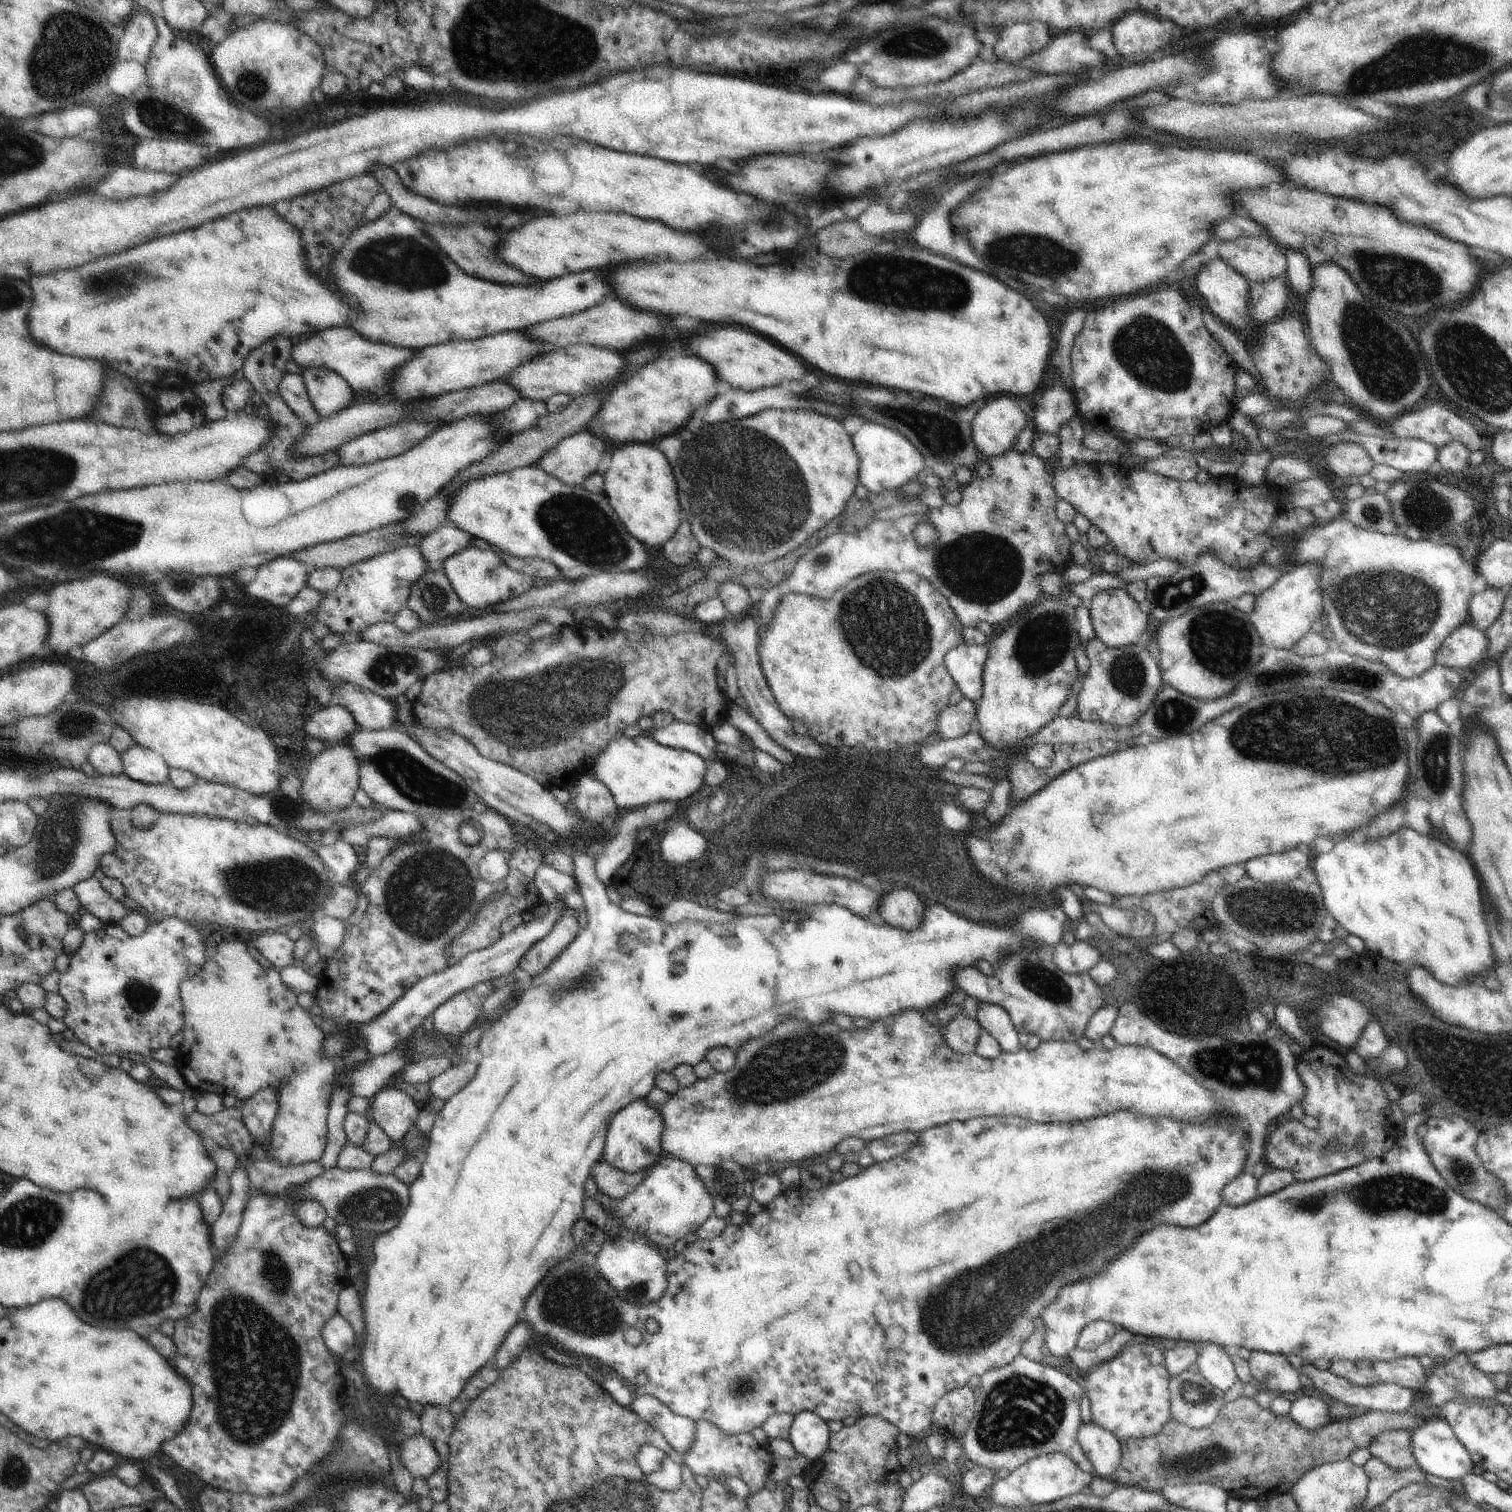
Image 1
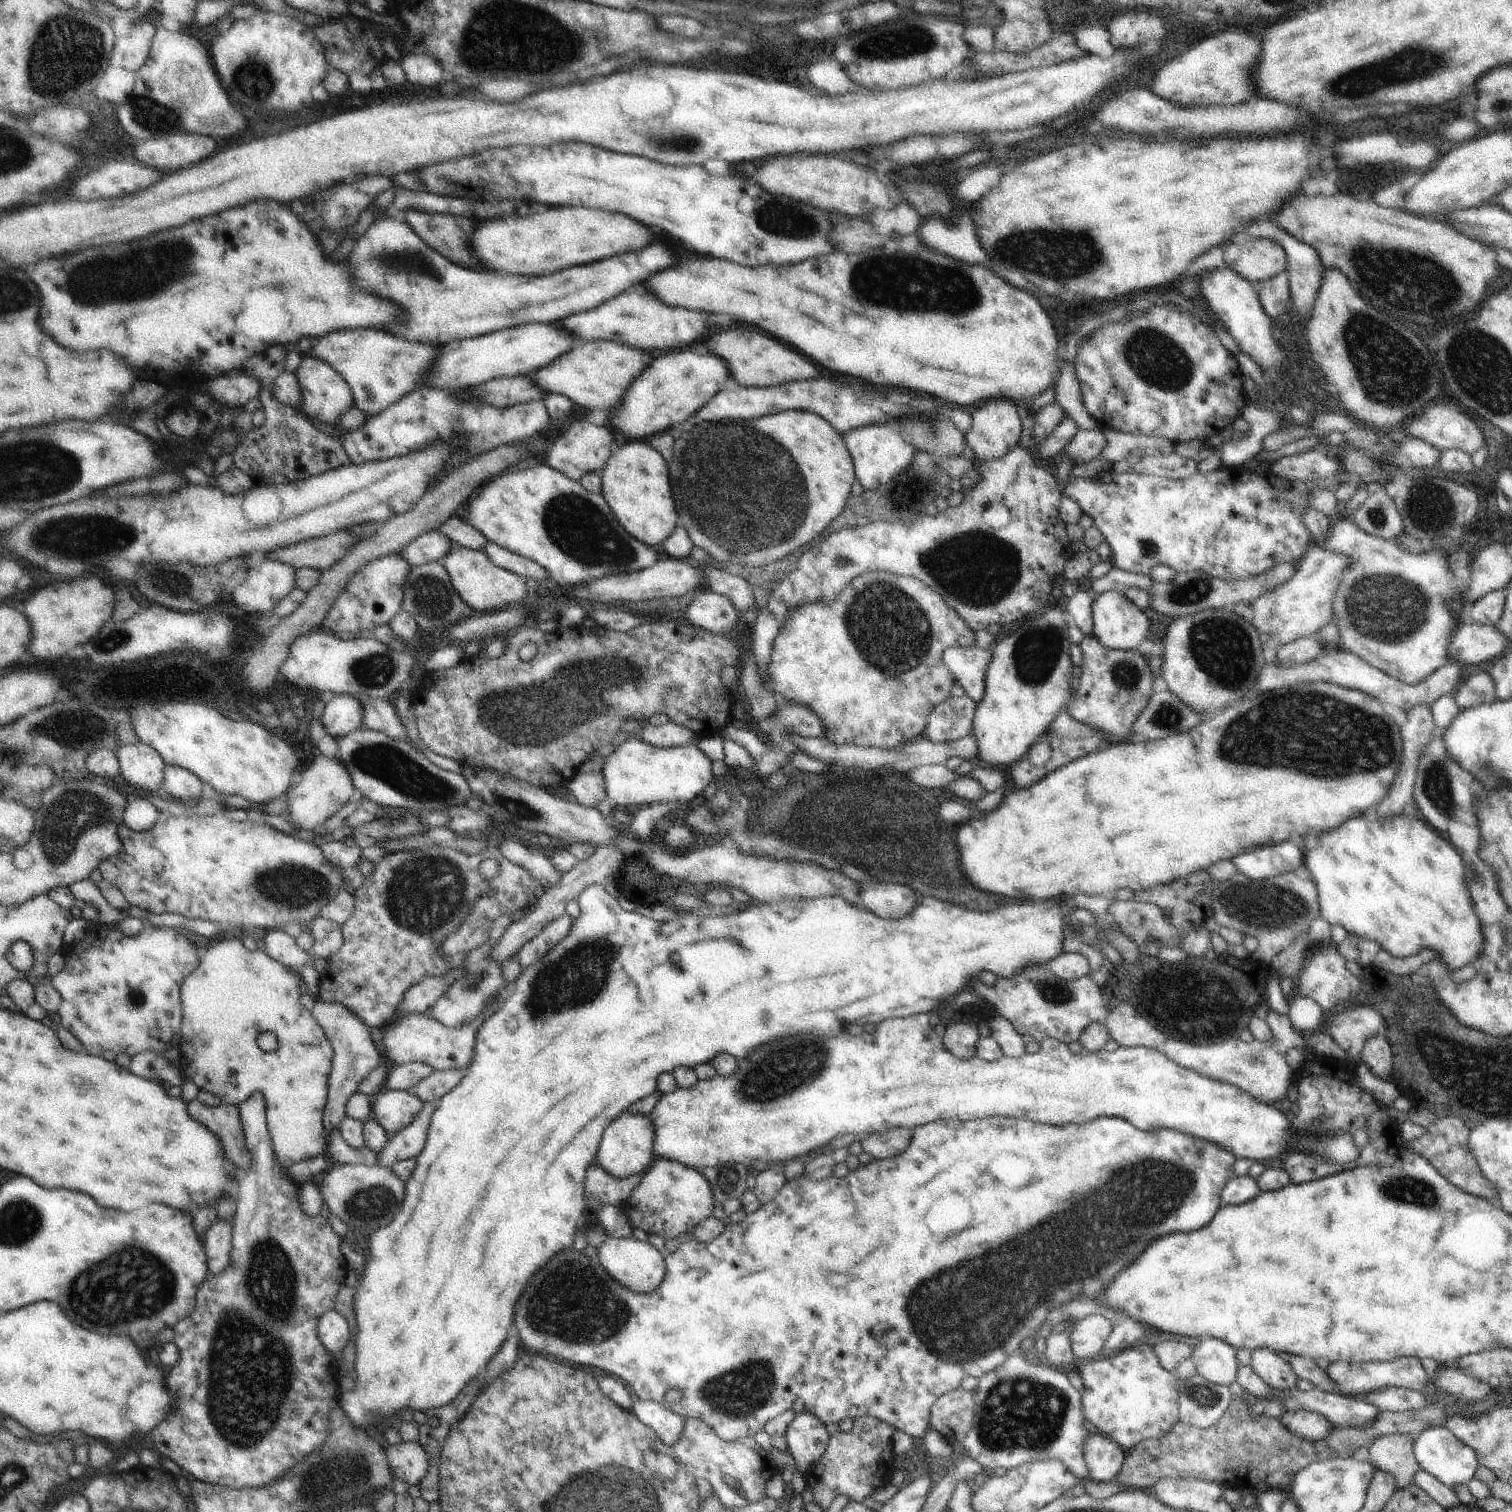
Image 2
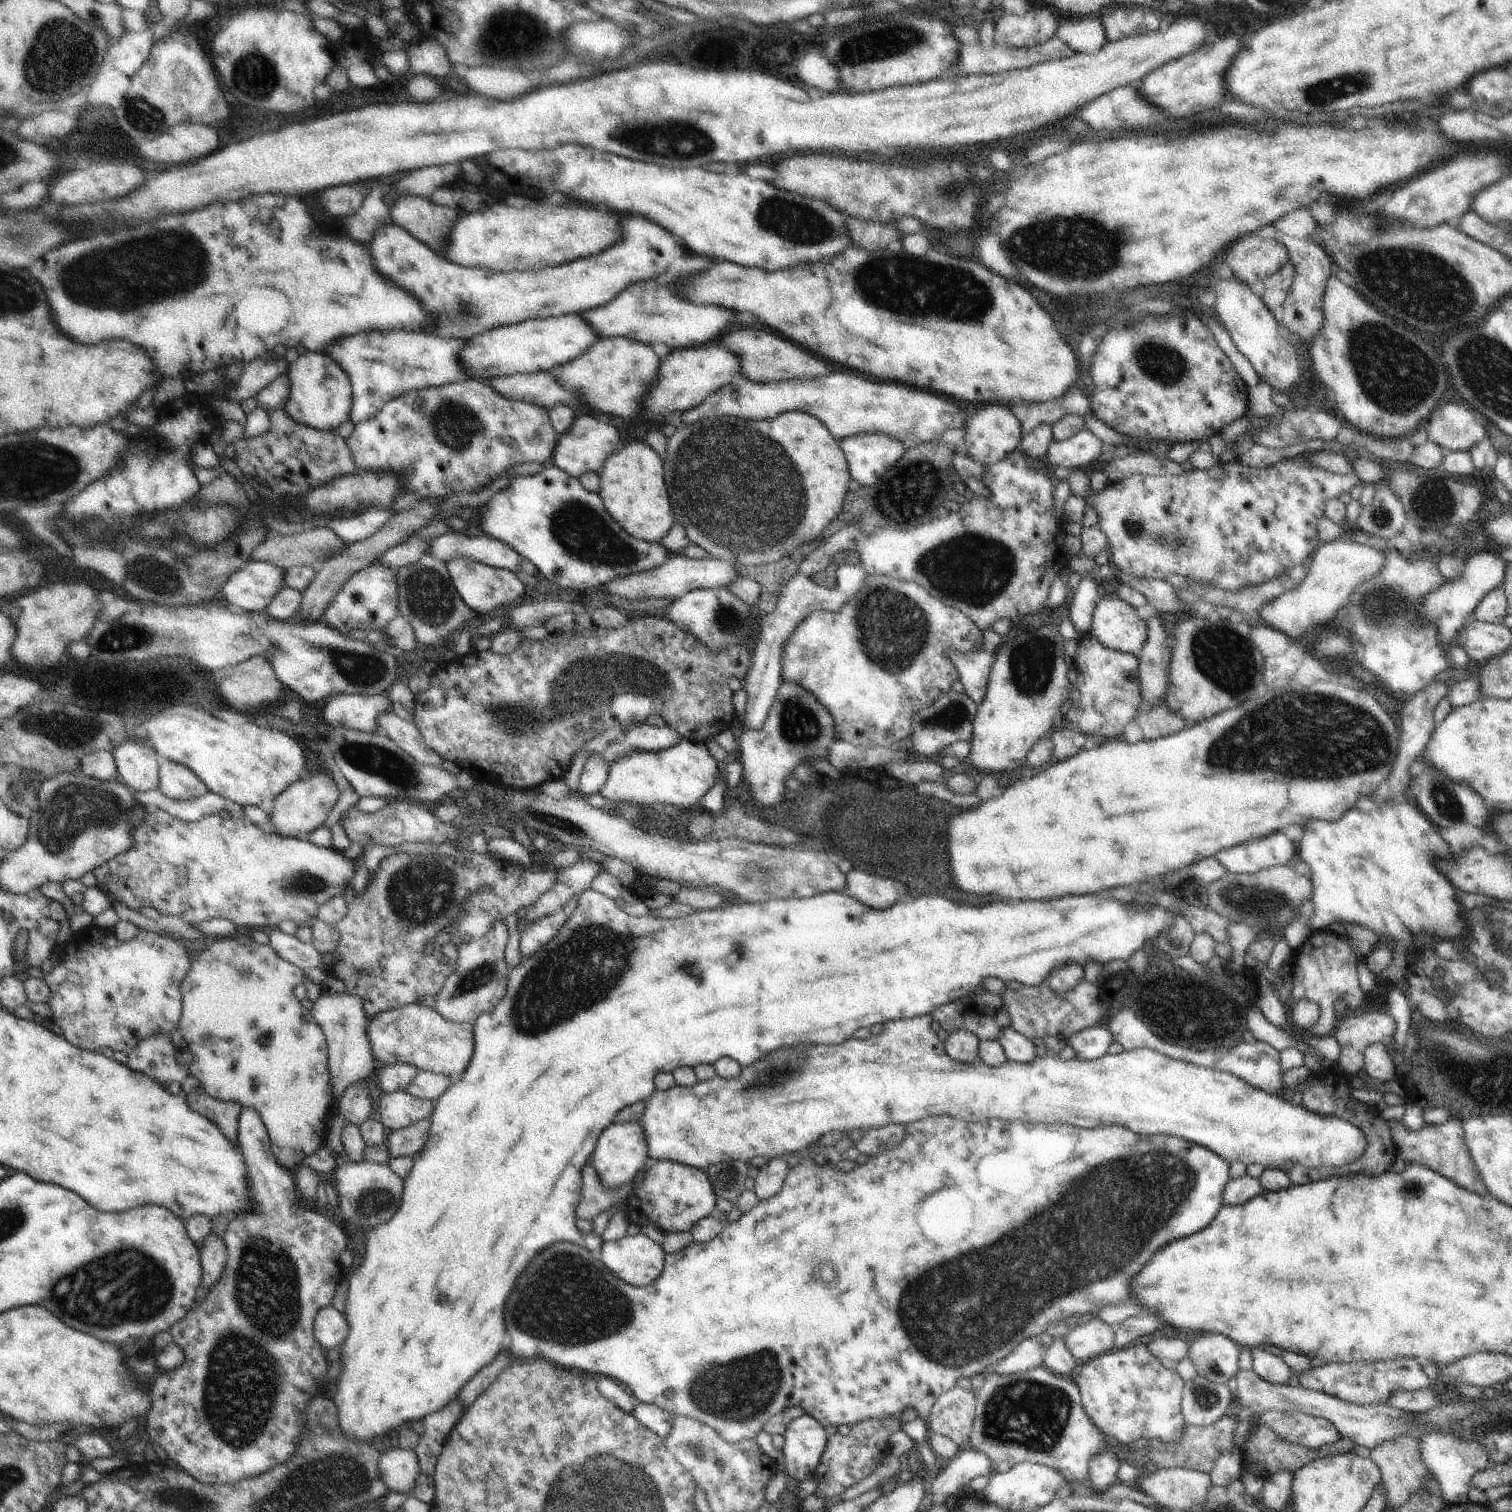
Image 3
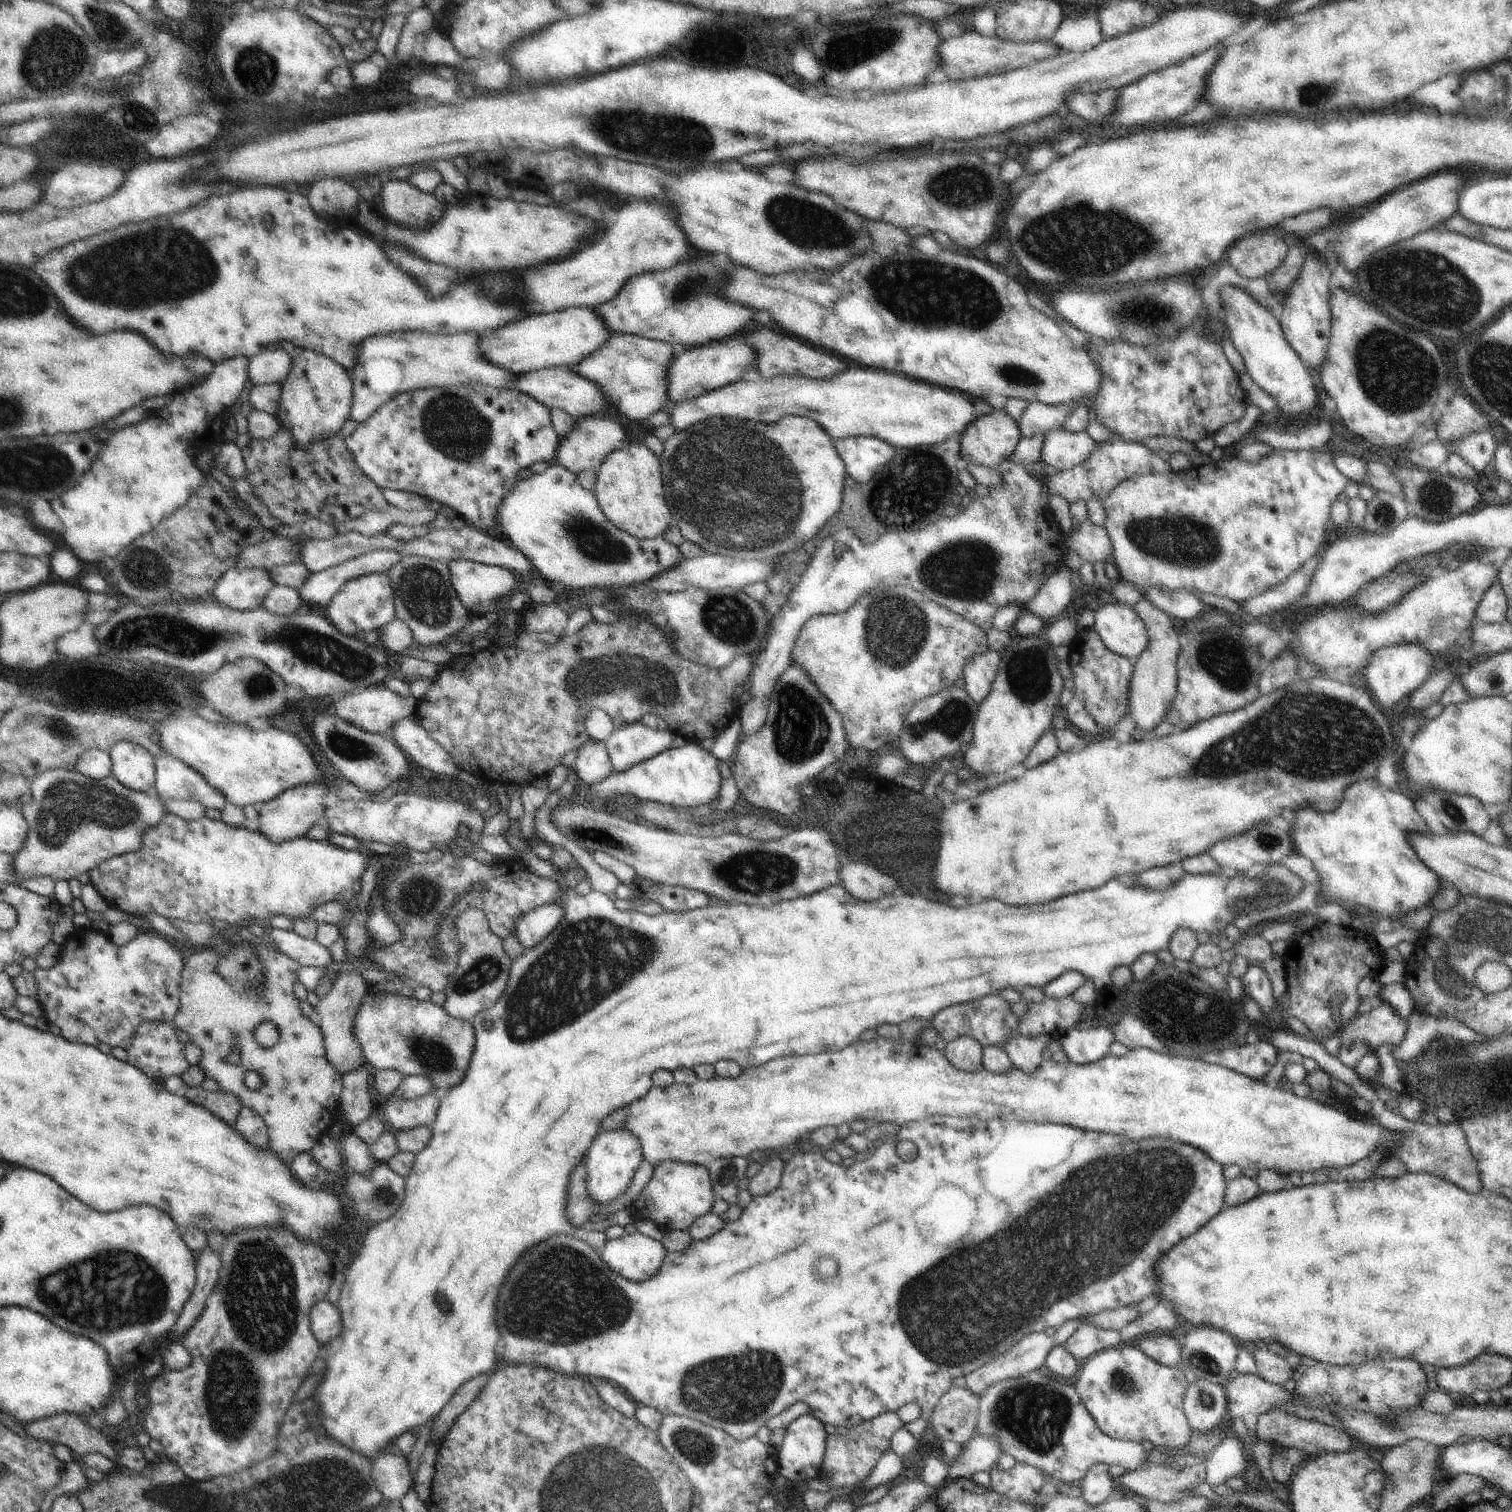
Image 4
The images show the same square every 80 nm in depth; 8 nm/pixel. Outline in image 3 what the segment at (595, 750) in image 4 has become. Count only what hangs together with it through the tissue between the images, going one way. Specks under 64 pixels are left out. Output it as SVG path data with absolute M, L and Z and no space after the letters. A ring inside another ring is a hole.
M593 752L584 765L575 794L584 801L587 801L594 794L599 794L602 786L606 783L609 772L610 764L602 758L602 754Z

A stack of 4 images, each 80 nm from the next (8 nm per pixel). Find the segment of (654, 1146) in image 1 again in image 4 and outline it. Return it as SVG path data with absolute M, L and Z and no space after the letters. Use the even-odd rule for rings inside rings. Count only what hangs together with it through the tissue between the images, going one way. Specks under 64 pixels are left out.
M612 1129L596 1136L596 1142L590 1146L590 1152L586 1156L587 1189L601 1208L601 1213L595 1219L600 1217L614 1198L618 1198L630 1186L634 1172L643 1159L641 1142L628 1129Z

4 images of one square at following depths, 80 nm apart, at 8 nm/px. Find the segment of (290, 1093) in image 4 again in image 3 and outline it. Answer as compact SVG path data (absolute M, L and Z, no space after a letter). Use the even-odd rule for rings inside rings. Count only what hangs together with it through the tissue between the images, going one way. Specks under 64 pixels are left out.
M236 938L220 939L192 962L182 982L182 1015L177 1027L194 1056L194 1062L188 1065L189 1074L200 1081L200 1087L212 1098L237 1101L242 1109L254 1108L267 1129L272 1154L290 1172L324 1145L335 1110L324 1032L294 995L294 988L304 980L304 972L280 958L269 943L254 941L244 946ZM263 1035L269 1039L266 1046L260 1041Z

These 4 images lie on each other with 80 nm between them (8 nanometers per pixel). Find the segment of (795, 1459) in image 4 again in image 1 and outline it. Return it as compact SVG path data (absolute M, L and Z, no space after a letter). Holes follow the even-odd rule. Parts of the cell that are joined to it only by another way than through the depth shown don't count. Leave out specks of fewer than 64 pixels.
M802 1411L791 1424L788 1440L798 1455L803 1454L812 1462L817 1462L828 1450L831 1433L827 1422L815 1412Z

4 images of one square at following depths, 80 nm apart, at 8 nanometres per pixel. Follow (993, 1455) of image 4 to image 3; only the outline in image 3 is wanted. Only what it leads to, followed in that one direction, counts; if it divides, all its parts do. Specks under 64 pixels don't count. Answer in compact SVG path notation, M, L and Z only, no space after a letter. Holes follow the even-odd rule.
M965 1448L956 1456L945 1471L942 1471L934 1480L932 1484L932 1491L928 1493L925 1505L936 1506L936 1504L945 1504L947 1499L960 1490L962 1486L968 1485L972 1479L977 1476L991 1476L995 1469L992 1467L992 1462L988 1458L986 1452L976 1450L976 1448Z

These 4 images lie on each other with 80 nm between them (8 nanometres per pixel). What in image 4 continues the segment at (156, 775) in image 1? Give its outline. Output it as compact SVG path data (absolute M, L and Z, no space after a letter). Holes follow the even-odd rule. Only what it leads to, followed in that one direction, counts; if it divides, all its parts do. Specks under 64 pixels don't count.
M120 741L110 754L112 776L135 791L152 792L156 757L147 748L131 741Z

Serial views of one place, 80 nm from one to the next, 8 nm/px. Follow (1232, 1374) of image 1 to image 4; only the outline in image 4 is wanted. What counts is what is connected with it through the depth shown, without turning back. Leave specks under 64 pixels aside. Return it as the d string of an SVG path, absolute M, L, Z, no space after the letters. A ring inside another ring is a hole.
M1210 1325L1193 1326L1186 1336L1181 1363L1198 1379L1225 1384L1243 1348L1236 1338Z

